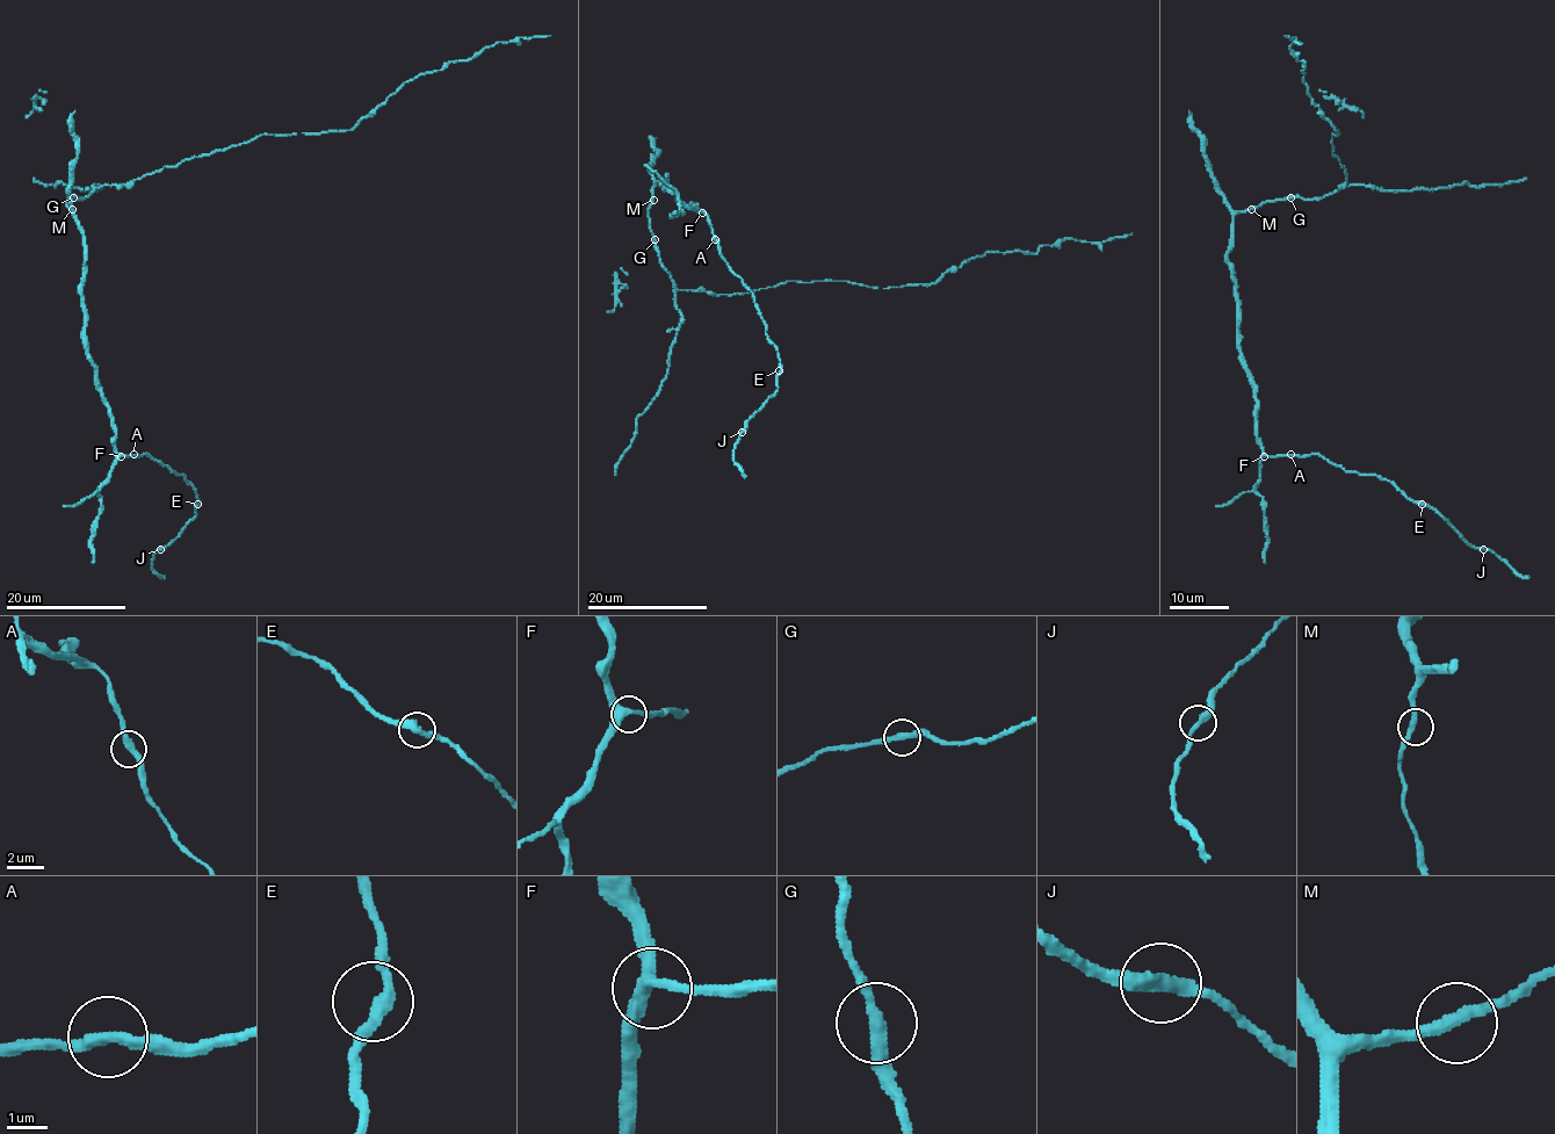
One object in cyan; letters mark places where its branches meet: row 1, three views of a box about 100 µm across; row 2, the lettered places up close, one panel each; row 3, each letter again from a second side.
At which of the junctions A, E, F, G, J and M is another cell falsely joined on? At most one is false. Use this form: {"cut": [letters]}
{"cut": []}

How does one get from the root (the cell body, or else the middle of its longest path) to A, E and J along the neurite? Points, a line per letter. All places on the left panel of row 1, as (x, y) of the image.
A: (71, 208), (84, 239), (87, 358), (108, 407), (115, 448), (125, 456), (134, 454)
E: (71, 208), (84, 239), (85, 349), (115, 448), (125, 456), (149, 454), (181, 474), (197, 504)
J: (71, 208), (84, 239), (85, 349), (115, 448), (181, 474), (199, 499), (196, 515), (160, 549)

